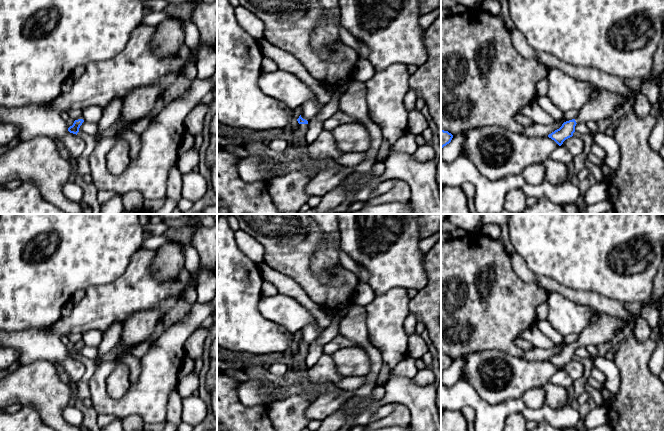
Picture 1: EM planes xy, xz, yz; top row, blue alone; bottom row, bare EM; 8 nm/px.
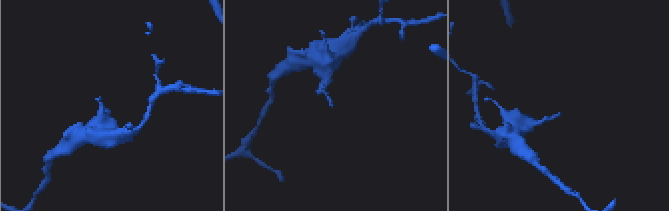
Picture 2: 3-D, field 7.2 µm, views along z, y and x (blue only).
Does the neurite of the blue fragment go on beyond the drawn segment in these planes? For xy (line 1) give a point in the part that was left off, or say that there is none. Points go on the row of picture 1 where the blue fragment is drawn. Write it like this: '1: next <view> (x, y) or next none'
1: next none

